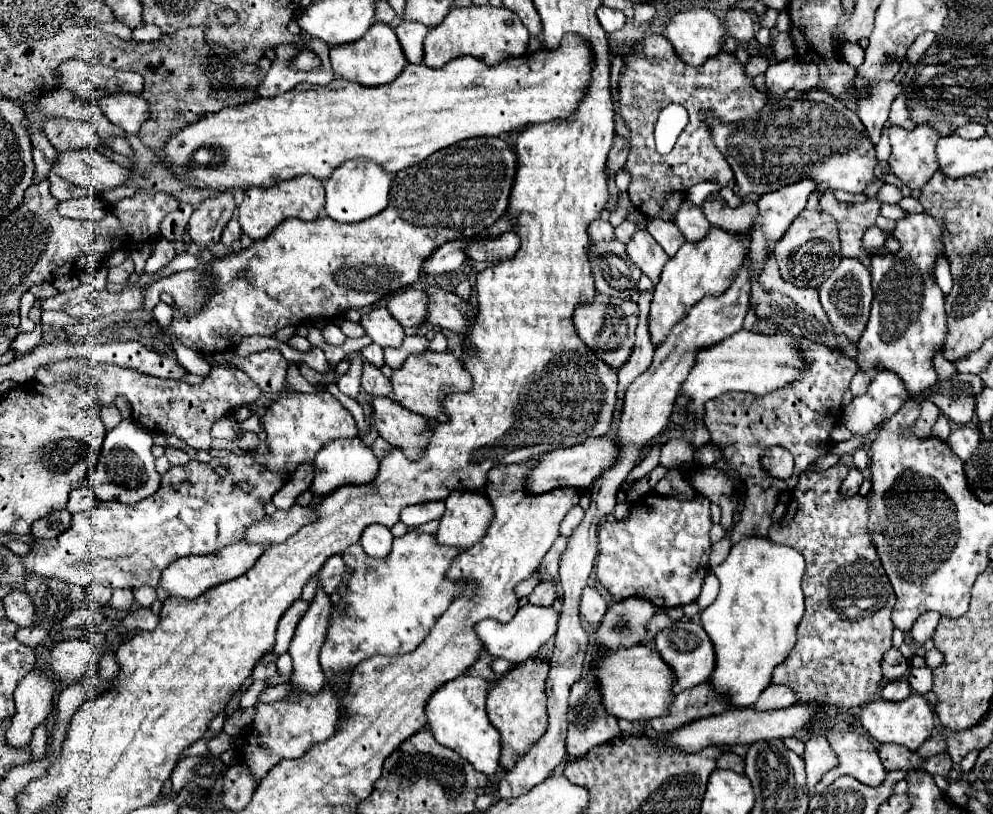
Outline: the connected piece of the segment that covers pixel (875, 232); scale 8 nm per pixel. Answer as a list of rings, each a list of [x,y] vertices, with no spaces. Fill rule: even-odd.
[[[869,227],[867,231],[865,231],[865,235],[863,235],[863,247],[871,253],[873,249],[879,249],[879,247],[883,247],[885,245],[885,239],[887,239],[887,235],[879,229],[879,227]]]

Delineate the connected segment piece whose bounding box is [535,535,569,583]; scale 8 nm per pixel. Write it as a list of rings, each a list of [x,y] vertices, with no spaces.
[[[561,535],[555,545],[549,549],[549,553],[545,555],[545,559],[541,561],[539,569],[535,571],[535,575],[541,579],[541,581],[553,581],[557,583],[559,581],[559,559],[563,555],[563,549],[567,549],[567,541],[569,537]]]

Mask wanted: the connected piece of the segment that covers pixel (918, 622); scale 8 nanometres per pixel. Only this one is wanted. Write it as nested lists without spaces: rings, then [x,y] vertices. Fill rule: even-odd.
[[[931,611],[919,615],[919,617],[915,619],[911,631],[909,631],[911,637],[913,637],[917,643],[925,643],[927,639],[933,637],[933,631],[935,631],[939,619],[941,619],[941,615],[939,615],[939,613],[931,613]]]

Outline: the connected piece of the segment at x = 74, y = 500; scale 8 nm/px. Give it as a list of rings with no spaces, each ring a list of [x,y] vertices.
[[[81,485],[81,487],[77,487],[77,489],[73,489],[73,491],[69,493],[67,511],[69,511],[71,515],[83,513],[83,511],[95,507],[95,503],[97,503],[97,497],[95,497],[93,489],[91,489],[89,485]]]

